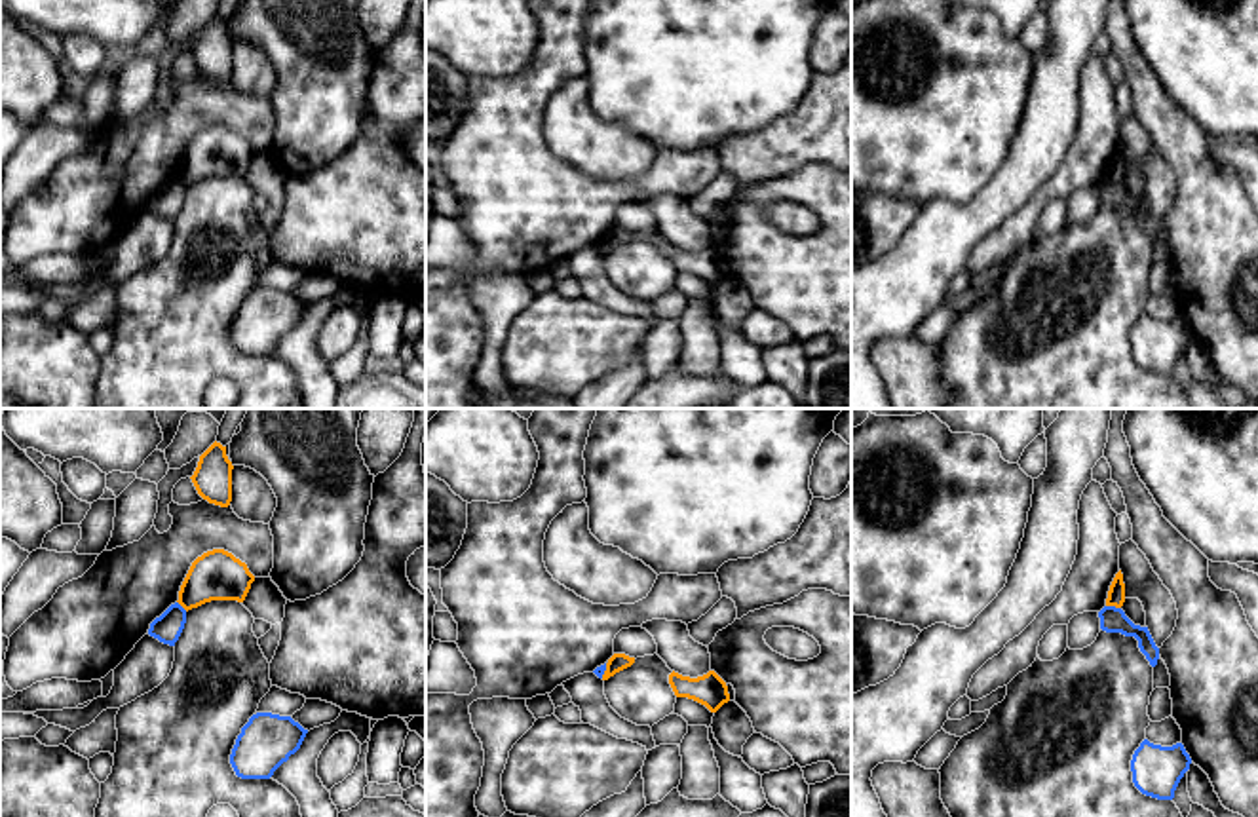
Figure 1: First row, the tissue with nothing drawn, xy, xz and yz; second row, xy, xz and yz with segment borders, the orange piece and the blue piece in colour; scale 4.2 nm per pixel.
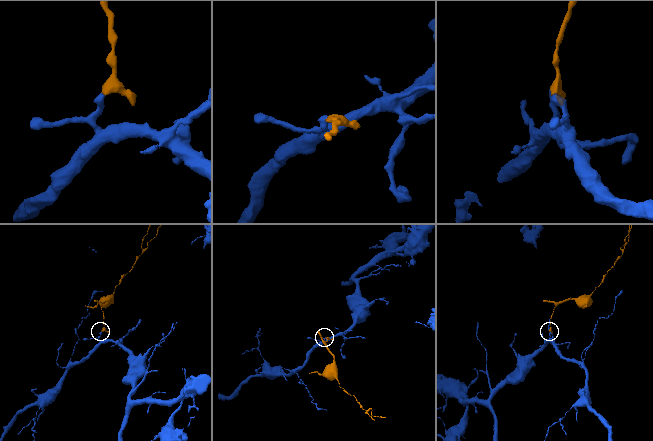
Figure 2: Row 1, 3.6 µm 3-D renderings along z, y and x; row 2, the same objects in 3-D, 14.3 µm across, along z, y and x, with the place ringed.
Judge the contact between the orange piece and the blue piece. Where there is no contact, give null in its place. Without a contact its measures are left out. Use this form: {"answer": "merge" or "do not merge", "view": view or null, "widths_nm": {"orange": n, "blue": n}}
{"answer": "do not merge", "view": "yz", "widths_nm": {"orange": 80, "blue": 110}}

